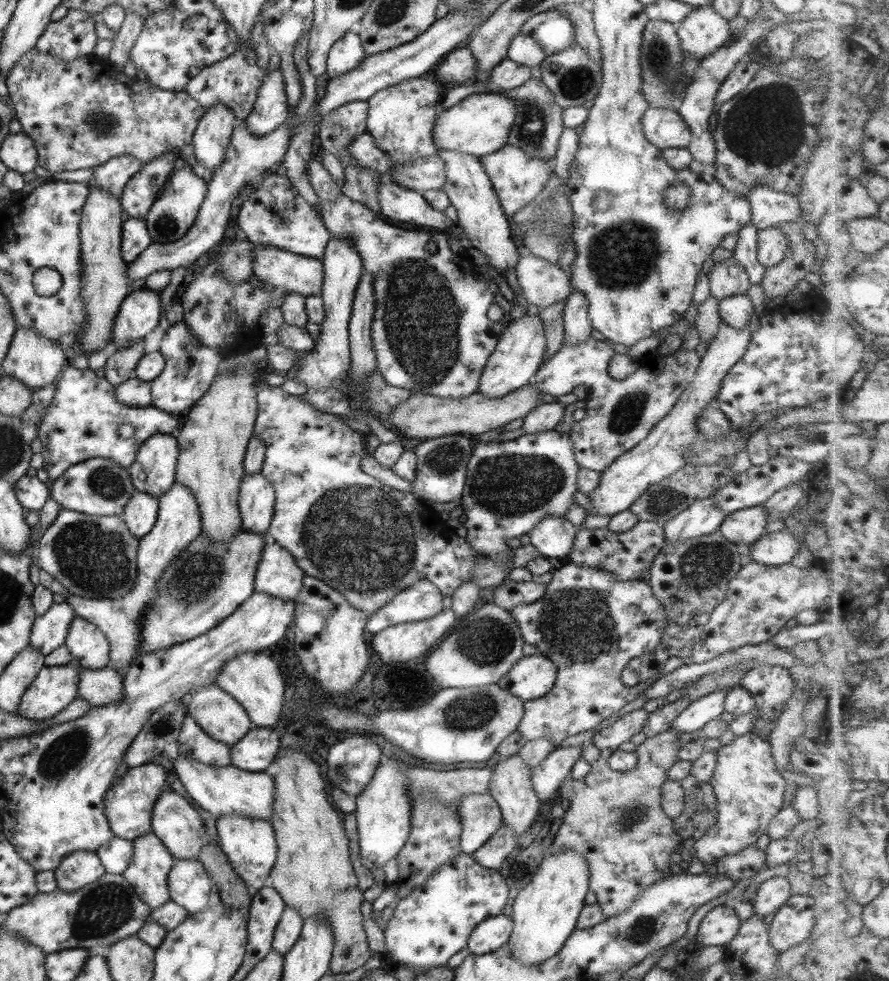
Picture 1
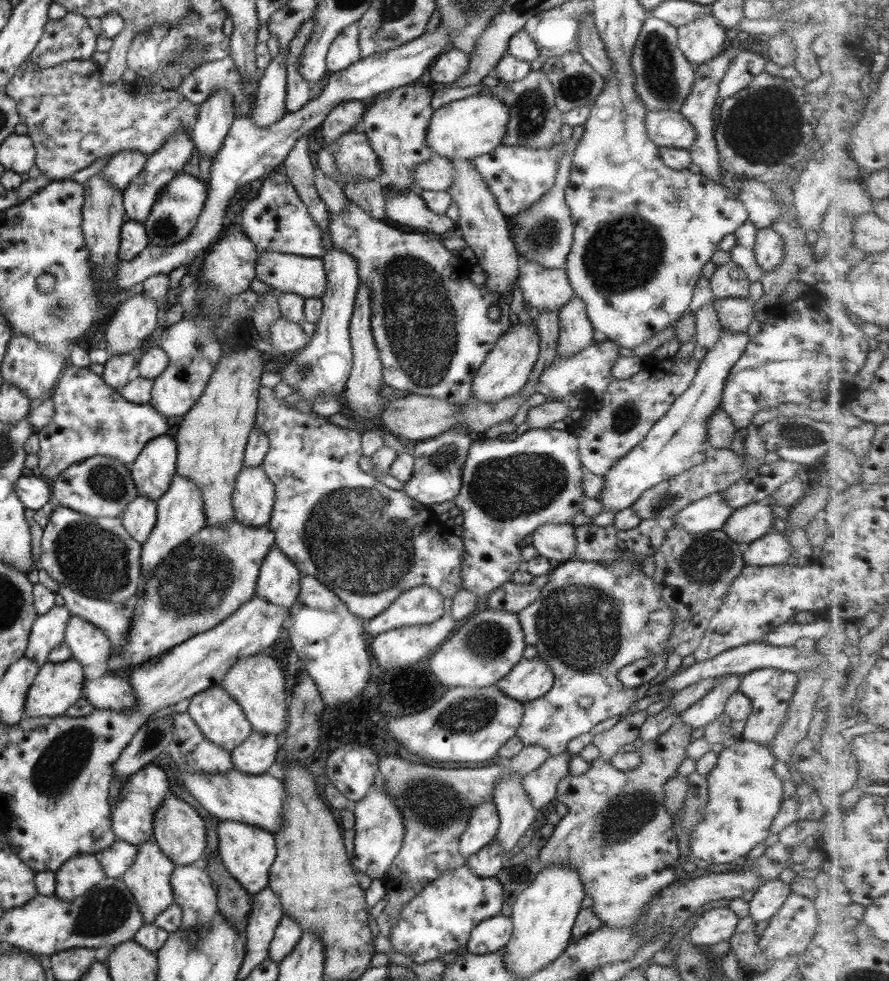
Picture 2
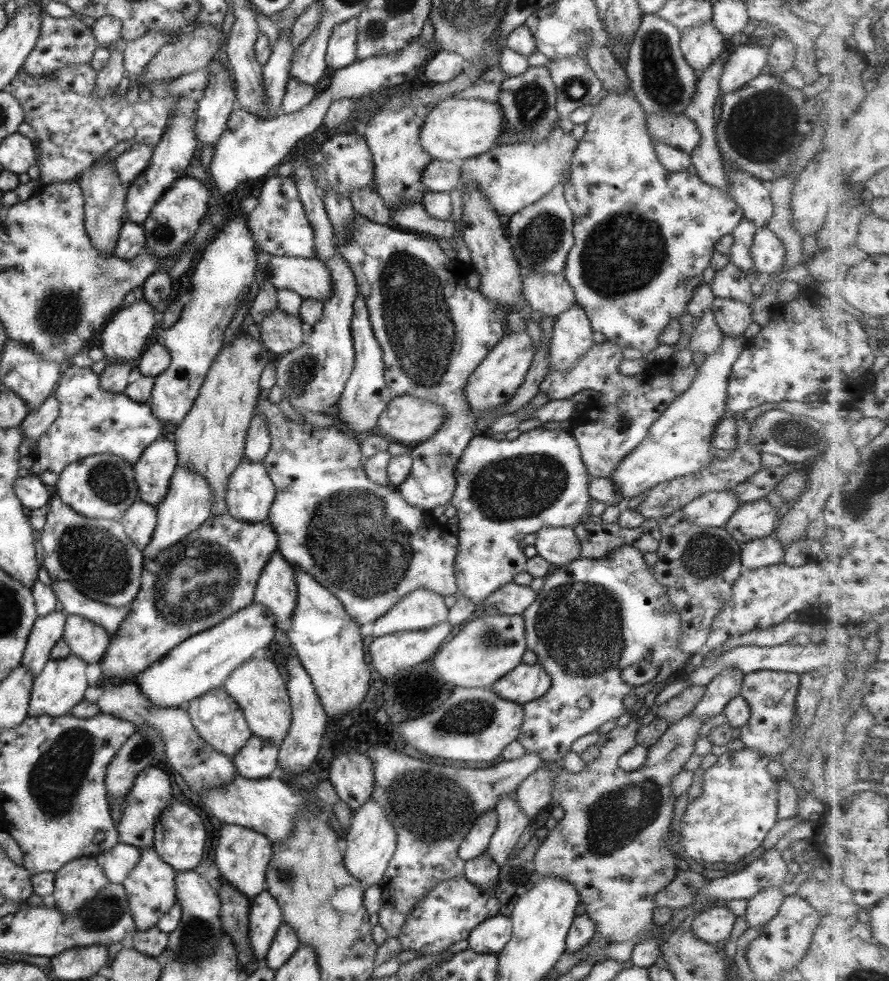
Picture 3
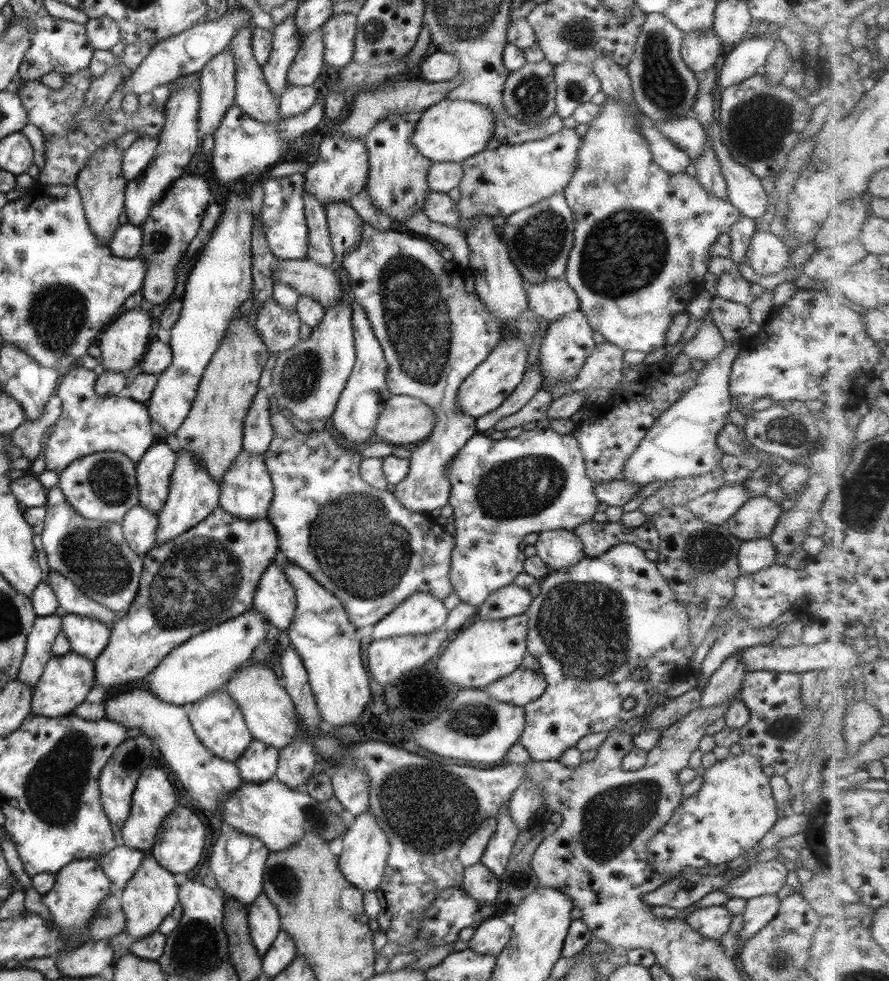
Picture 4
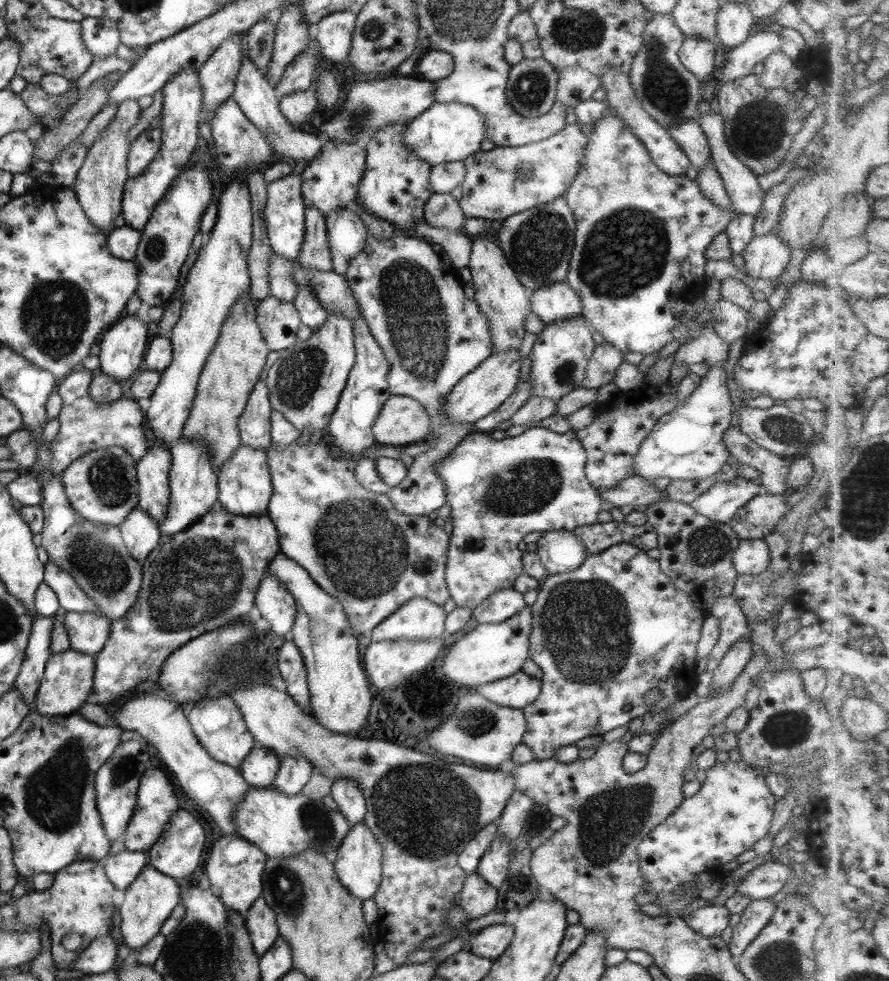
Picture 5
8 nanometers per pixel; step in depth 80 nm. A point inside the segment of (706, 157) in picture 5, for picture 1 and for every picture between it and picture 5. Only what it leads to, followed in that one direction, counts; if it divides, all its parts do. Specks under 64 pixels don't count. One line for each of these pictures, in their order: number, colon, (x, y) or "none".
1: (663, 127)
2: (664, 128)
3: (678, 131)
4: (687, 134)

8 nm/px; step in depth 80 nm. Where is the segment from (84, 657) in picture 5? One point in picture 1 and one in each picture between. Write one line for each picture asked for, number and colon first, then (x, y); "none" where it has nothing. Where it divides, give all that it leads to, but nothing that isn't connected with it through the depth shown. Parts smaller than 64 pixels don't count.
1: (54, 687)
2: (56, 686)
3: (59, 686)
4: (65, 680)

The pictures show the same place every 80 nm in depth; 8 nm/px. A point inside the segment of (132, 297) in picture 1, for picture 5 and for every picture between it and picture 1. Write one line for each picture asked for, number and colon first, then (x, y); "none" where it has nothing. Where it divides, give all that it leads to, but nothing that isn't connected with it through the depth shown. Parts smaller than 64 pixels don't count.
2: (129, 325)
3: (123, 339)
4: (122, 344)
5: (122, 347)

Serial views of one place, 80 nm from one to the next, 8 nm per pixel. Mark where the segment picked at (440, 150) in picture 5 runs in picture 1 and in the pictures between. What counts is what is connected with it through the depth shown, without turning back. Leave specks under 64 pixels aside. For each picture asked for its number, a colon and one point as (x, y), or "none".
1: (479, 124)
2: (466, 128)
3: (455, 129)
4: (449, 131)

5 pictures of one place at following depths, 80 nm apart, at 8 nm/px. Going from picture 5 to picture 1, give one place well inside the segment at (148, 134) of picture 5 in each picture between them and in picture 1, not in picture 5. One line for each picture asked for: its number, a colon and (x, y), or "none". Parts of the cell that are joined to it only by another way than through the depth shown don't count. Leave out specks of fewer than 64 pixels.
1: (112, 175)
2: (120, 169)
3: (133, 160)
4: (136, 157)

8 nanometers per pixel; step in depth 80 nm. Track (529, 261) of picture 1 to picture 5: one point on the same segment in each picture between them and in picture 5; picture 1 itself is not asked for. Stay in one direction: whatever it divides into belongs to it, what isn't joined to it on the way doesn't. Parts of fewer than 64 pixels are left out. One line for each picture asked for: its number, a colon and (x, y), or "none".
2: (545, 289)
3: (549, 294)
4: (551, 299)
5: (557, 302)

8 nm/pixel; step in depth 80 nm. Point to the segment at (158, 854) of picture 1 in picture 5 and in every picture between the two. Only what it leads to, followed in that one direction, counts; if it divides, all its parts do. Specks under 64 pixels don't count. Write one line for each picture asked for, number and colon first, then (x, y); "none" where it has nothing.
2: (148, 879)
3: (149, 888)
4: (149, 896)
5: (151, 897)

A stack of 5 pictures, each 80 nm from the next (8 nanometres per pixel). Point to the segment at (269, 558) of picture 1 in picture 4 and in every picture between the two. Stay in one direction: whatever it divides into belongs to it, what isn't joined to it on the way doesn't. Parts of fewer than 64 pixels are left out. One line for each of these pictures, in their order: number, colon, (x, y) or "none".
2: (277, 582)
3: (275, 589)
4: (274, 598)

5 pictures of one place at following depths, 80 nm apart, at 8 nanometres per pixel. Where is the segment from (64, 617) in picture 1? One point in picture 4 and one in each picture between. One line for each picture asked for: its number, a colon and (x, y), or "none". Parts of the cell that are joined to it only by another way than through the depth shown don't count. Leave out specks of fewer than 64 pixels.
2: (47, 630)
3: (47, 629)
4: (37, 652)

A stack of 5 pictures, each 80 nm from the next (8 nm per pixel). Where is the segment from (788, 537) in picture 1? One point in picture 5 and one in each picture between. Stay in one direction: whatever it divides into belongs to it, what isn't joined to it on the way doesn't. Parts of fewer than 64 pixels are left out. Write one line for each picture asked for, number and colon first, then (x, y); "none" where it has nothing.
2: (771, 549)
3: (761, 552)
4: (753, 555)
5: (751, 556)

